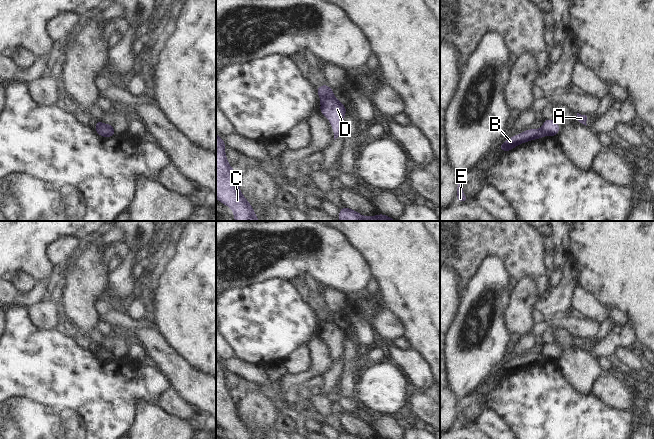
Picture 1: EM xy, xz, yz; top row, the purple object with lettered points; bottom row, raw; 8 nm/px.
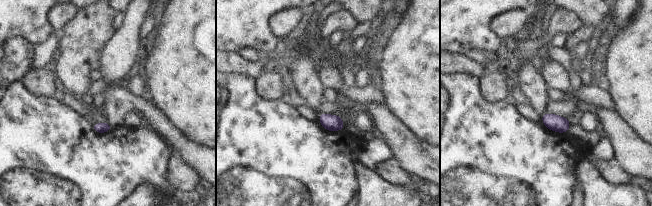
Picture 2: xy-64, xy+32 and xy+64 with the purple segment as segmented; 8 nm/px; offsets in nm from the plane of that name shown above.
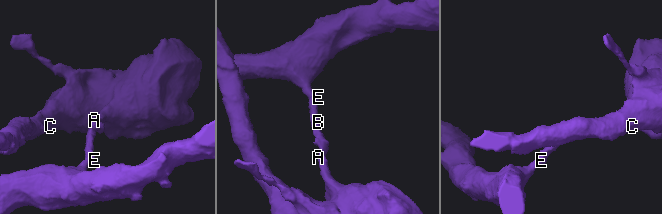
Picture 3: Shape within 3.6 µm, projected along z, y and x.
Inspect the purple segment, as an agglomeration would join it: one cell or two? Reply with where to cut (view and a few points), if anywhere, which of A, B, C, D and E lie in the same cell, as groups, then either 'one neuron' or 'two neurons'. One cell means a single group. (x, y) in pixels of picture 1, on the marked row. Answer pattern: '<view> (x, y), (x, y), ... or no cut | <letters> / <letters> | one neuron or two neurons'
xy (96, 126), (107, 136), (114, 134) | A C D / B E | two neurons

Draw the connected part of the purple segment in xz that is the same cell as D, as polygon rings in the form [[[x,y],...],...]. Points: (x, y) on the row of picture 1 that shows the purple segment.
[[[331,97],[321,104],[321,112],[330,121],[335,140],[343,130],[346,106],[335,97]]]

